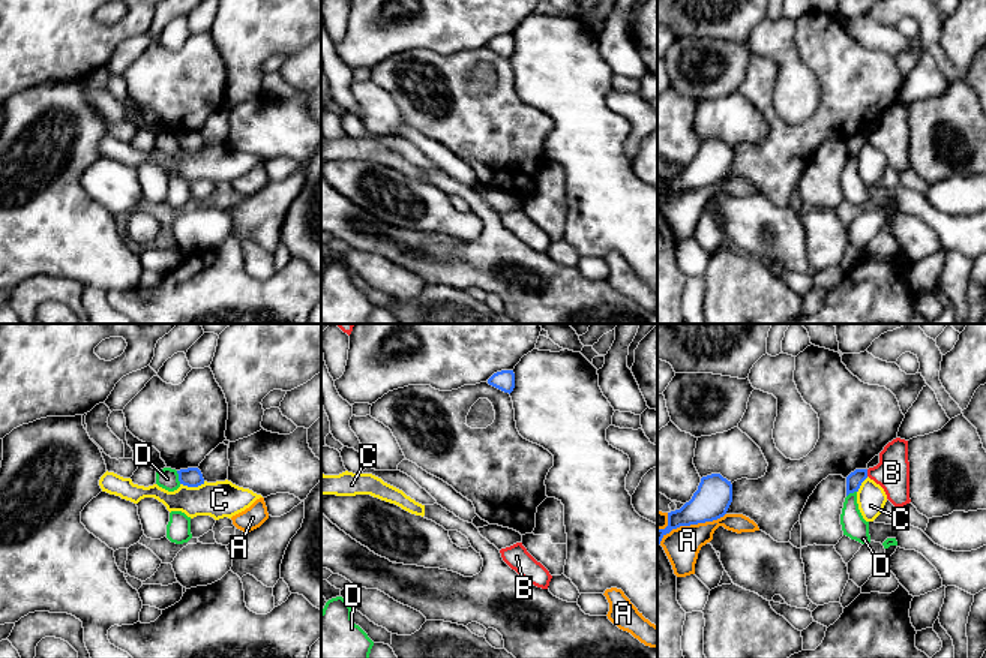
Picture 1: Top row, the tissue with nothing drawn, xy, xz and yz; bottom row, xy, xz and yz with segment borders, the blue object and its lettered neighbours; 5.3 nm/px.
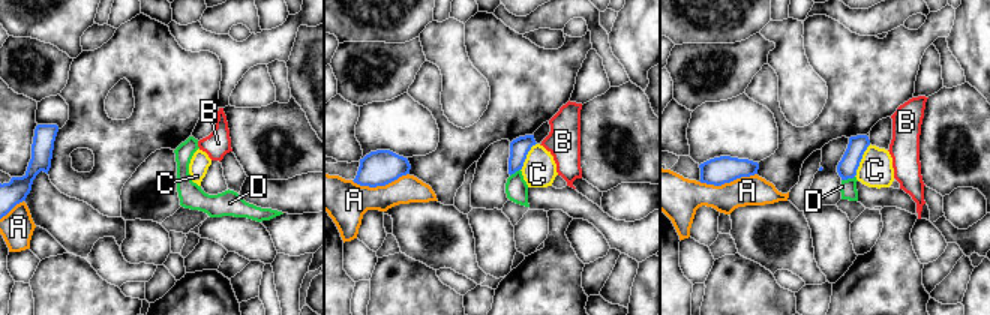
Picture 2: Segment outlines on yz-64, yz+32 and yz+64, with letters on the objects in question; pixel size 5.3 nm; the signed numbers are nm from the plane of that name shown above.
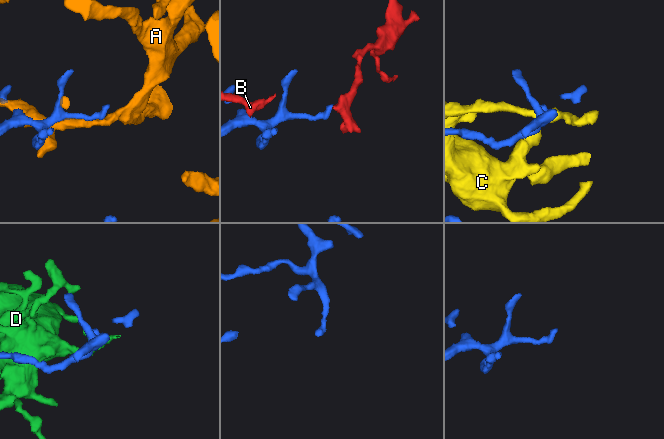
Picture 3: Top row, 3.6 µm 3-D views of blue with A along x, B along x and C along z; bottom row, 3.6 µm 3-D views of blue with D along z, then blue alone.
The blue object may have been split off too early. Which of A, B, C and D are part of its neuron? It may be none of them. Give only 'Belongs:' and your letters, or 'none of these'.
Belongs: none of these

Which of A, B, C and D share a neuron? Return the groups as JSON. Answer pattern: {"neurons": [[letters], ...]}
{"neurons": [["A"], ["B"], ["C"], ["D"]]}

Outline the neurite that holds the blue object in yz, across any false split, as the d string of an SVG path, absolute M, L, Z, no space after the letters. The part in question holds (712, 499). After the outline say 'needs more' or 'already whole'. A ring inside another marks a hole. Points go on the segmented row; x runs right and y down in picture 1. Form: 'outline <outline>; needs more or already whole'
outline M720 474L701 478L692 499L680 510L668 513L668 526L657 529L657 544L672 529L713 522L723 517L732 502L732 484Z; already whole

